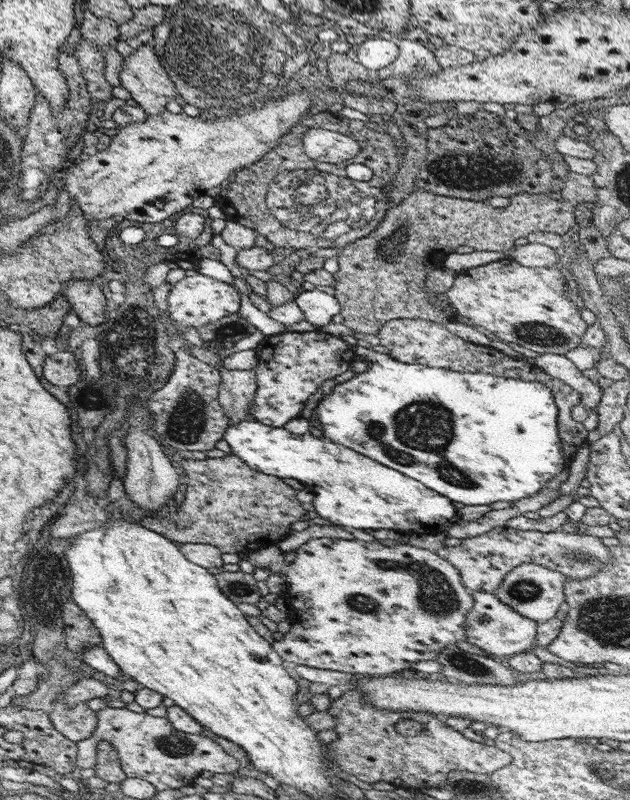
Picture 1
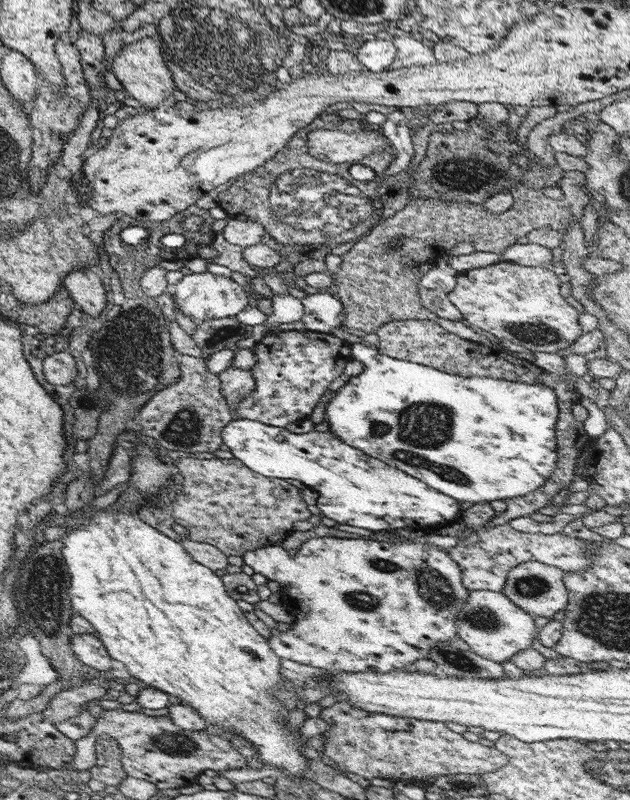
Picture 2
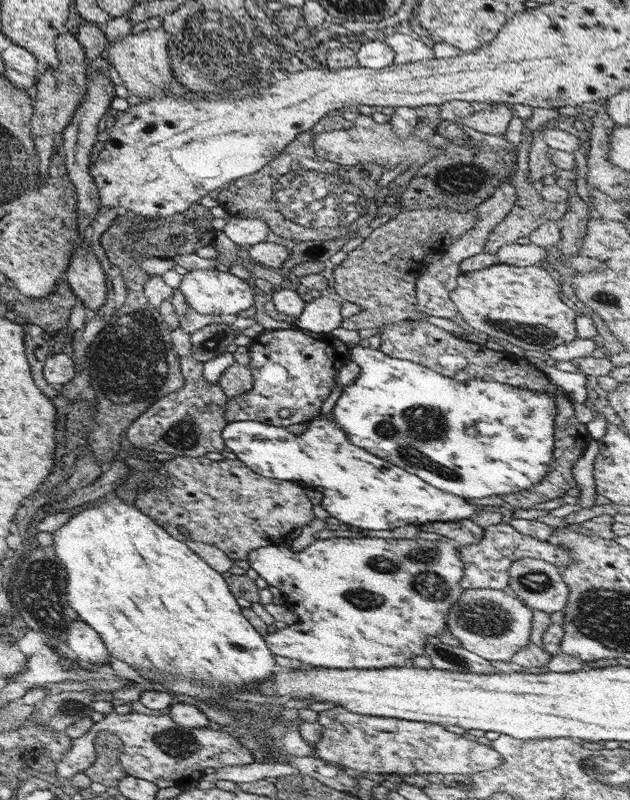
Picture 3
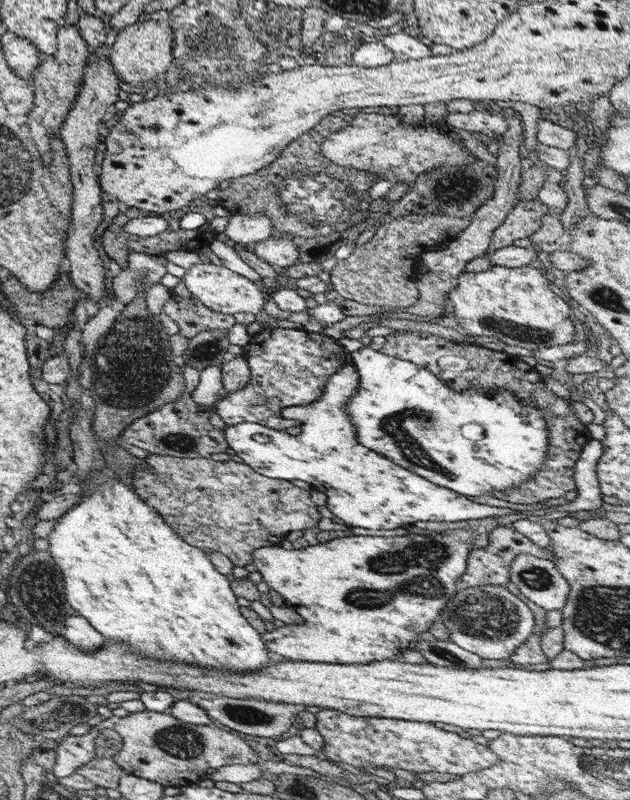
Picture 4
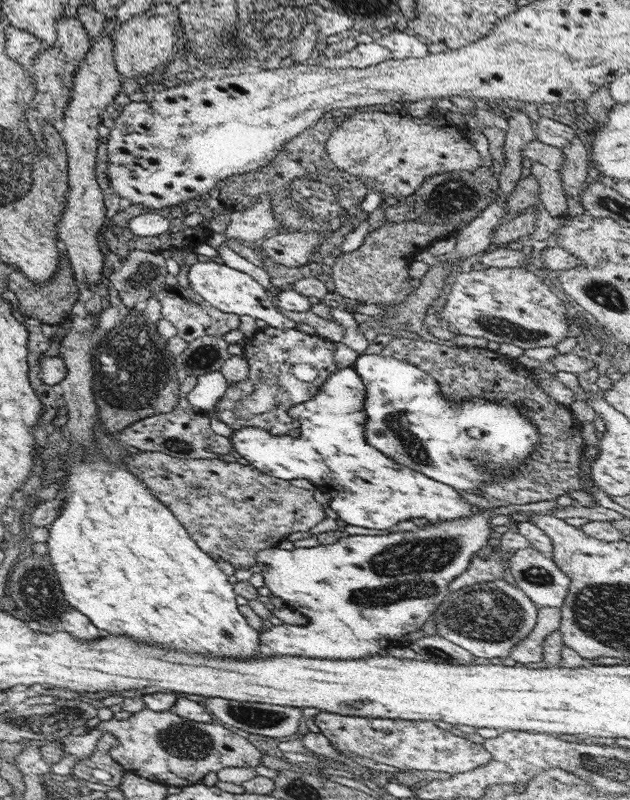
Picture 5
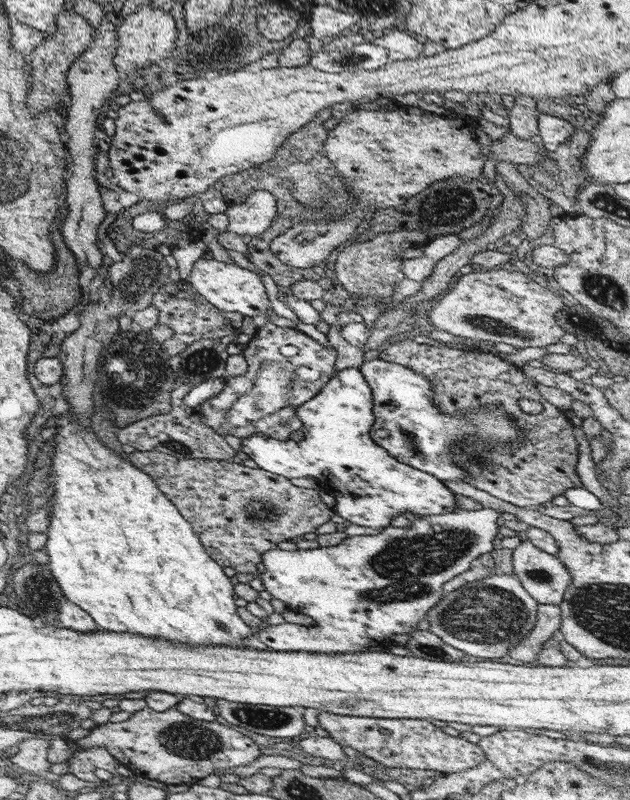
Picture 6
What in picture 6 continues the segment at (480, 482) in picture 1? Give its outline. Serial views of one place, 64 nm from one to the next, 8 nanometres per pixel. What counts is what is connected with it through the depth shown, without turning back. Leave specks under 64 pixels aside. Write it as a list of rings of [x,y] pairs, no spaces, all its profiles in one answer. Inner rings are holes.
[[[375,358],[359,365],[372,395],[373,425],[369,437],[374,444],[402,464],[425,472],[441,482],[464,482],[466,476],[448,458],[449,446],[474,440],[474,432],[492,444],[514,446],[522,442],[520,429],[498,409],[476,409],[465,415],[445,415],[432,404],[431,384],[421,374]]]

